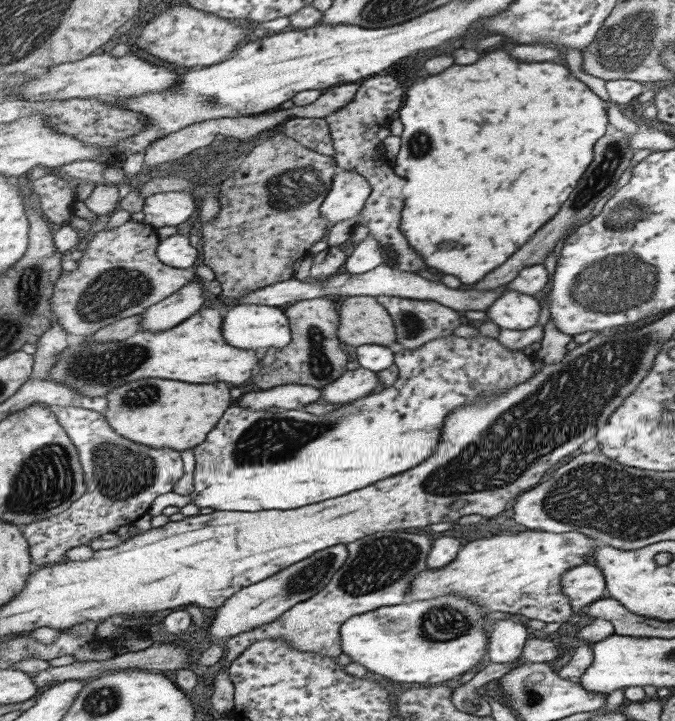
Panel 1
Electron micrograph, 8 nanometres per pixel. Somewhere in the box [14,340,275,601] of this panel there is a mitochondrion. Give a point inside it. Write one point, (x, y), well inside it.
(123, 475)

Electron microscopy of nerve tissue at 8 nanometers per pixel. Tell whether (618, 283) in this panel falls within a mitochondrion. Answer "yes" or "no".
yes

